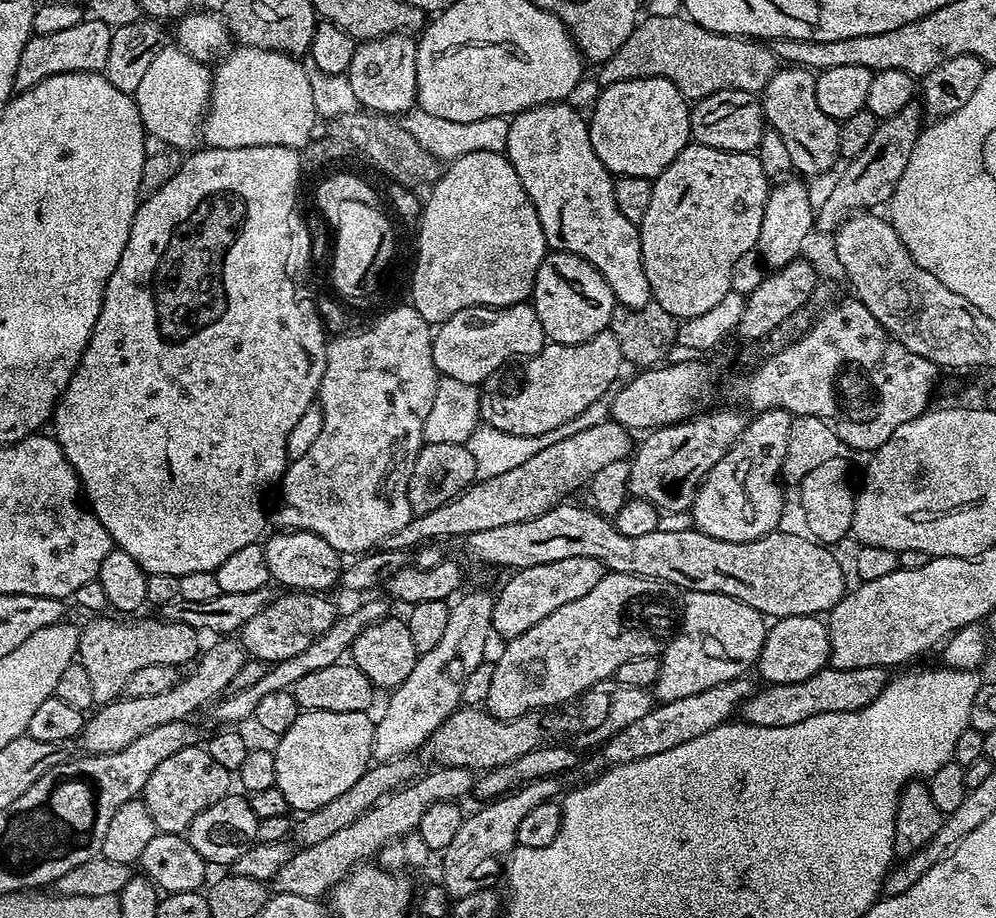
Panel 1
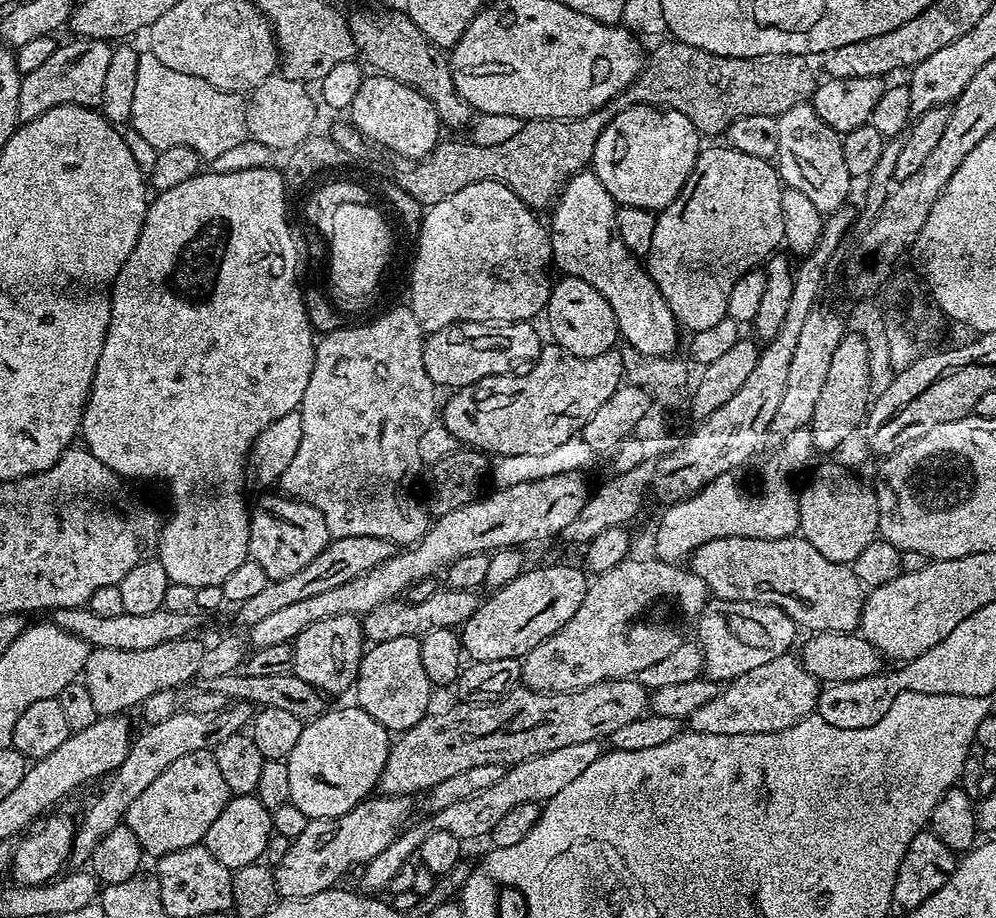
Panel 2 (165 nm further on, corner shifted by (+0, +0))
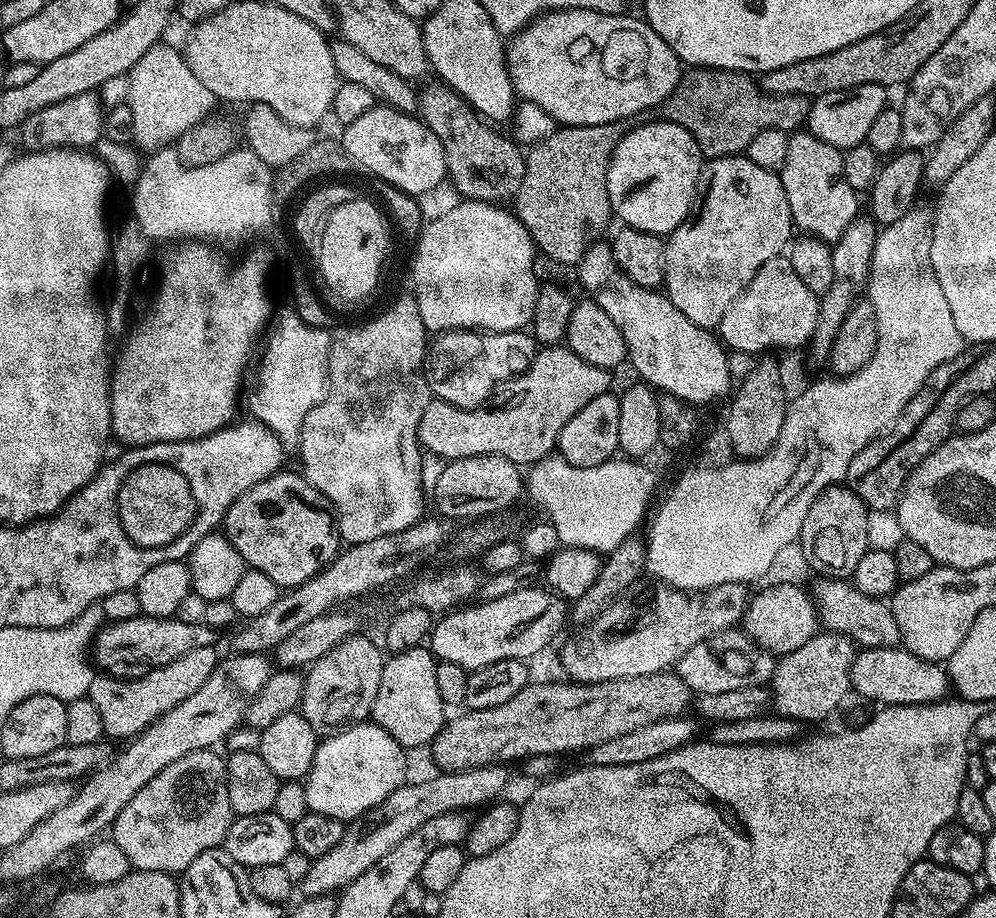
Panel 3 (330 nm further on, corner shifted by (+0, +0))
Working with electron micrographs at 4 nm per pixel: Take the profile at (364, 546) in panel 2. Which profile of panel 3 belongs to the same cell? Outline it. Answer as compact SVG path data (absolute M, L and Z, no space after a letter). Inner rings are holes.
M140 615L130 618L130 622L108 624L100 629L94 641L94 660L101 669L116 674L119 668L132 668L135 664L144 664L148 668L161 668L178 658L182 654L190 654L190 650L207 648L213 643L213 629L207 624L191 624L182 622L179 618L154 618L153 616Z

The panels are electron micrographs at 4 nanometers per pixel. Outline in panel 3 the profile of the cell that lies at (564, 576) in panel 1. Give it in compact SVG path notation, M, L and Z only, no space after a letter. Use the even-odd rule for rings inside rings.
M541 588L518 590L518 594L506 594L506 598L476 602L441 615L430 633L432 655L437 661L454 662L454 666L469 670L485 668L499 660L527 661L528 656L538 655L563 626L564 616L566 620L565 601L555 592Z

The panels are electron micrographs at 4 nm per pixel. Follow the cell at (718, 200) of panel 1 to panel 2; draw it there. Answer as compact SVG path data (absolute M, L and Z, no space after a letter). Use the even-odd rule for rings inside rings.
M721 146L721 148L705 147L701 151L700 157L696 160L694 170L686 178L686 182L682 186L678 198L674 198L674 202L670 202L670 206L666 206L656 216L656 221L654 222L654 239L650 242L650 250L646 257L648 274L658 286L658 290L670 310L670 314L674 314L676 323L681 329L688 328L687 331L689 333L694 333L701 332L702 330L710 330L710 326L718 326L718 322L722 322L727 317L730 290L734 290L734 282L738 282L738 278L742 278L747 272L759 269L767 261L768 257L779 249L776 247L781 247L784 244L782 204L780 198L781 187L780 173L776 171L775 167L769 161L763 160L762 158L754 158L754 154L742 154L738 150L727 146Z

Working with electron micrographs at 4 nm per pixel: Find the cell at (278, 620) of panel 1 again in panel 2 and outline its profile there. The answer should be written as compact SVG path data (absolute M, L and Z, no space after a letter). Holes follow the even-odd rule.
M342 614L310 622L310 626L306 626L306 630L296 636L291 650L294 674L302 678L302 682L310 682L329 697L336 696L347 688L349 691L356 683L360 659L366 651L361 621L350 614Z

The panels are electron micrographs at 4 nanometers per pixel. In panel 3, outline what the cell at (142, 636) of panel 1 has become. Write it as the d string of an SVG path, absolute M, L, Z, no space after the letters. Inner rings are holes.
M209 646L190 650L190 654L182 654L182 658L166 666L148 668L145 676L140 676L137 680L119 680L121 677L116 674L93 675L87 699L92 700L98 714L102 714L105 737L135 738L159 716L174 710L178 702L186 702L186 698L190 698L190 694L194 694L216 669L218 655L216 656L214 649L215 647Z

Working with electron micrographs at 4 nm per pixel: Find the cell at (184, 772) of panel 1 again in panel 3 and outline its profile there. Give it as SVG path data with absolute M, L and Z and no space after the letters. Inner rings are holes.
M203 748L197 752L178 758L178 762L170 762L166 770L154 774L126 806L118 814L118 818L110 826L110 839L126 853L129 865L135 871L158 870L182 874L202 854L211 848L223 845L228 828L231 826L234 813L230 806L230 790L228 789L228 765L225 757L219 756L219 751Z

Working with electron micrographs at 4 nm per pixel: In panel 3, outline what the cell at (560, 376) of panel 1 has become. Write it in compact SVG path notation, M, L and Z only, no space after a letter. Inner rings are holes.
M544 346L537 351L534 362L521 376L505 380L487 401L478 408L459 408L445 400L433 398L422 414L422 422L418 426L420 446L425 453L439 456L447 462L458 458L470 458L478 454L498 454L510 462L521 466L537 464L543 456L553 455L558 438L562 434L562 426L603 392L609 391L613 373L607 368L590 366L590 362L582 362L578 354L574 354L567 346Z

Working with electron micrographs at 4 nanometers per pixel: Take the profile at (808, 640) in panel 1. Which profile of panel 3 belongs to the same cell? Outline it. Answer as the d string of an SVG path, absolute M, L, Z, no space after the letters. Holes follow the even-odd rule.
M903 646L894 648L860 648L852 659L851 691L864 700L873 700L876 706L897 704L933 704L945 699L950 692L948 673L935 660L923 660Z

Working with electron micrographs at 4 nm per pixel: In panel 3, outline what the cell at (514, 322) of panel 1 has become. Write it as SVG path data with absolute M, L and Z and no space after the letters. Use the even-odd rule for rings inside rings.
M528 330L441 332L428 345L424 357L424 376L435 399L445 400L459 408L478 408L505 380L521 376L534 362L537 351L536 338Z

